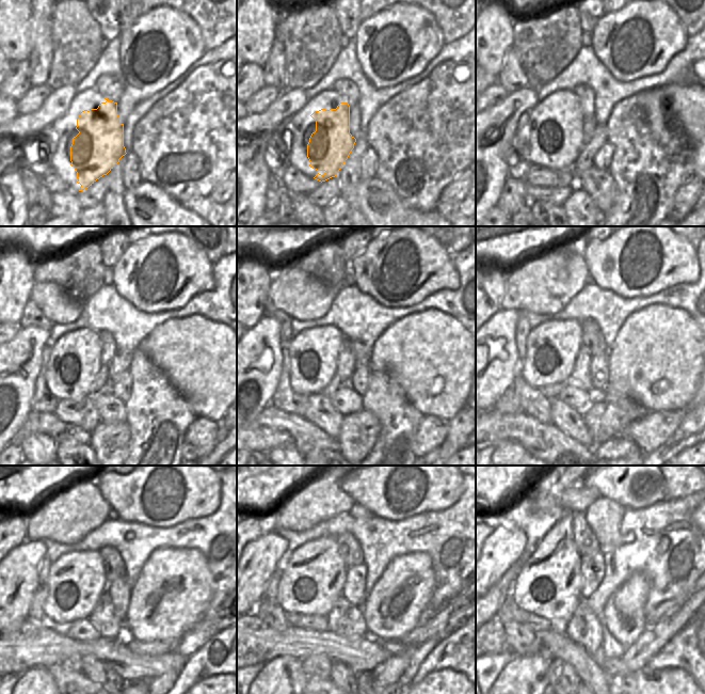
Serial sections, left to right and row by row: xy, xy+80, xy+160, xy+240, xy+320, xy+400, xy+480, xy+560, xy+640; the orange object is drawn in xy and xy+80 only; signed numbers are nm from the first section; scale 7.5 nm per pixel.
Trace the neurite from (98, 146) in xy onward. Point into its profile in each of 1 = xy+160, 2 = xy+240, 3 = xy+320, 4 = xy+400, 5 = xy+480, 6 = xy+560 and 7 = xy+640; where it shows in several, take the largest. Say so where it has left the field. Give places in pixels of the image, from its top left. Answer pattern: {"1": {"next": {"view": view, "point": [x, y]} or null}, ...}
{"1": {"next": {"view": "xy+160", "point": [566, 143]}}, "2": {"next": {"view": "xy+240", "point": [85, 366]}}, "3": {"next": {"view": "xy+320", "point": [323, 366]}}, "4": {"next": {"view": "xy+400", "point": [560, 351]}}, "5": {"next": {"view": "xy+480", "point": [80, 589]}}, "6": {"next": {"view": "xy+560", "point": [317, 589]}}, "7": {"next": {"view": "xy+640", "point": [542, 576]}}}

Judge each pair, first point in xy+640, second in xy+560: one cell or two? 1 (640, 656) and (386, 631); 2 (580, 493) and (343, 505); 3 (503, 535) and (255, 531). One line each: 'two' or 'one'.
1: two
2: one
3: two

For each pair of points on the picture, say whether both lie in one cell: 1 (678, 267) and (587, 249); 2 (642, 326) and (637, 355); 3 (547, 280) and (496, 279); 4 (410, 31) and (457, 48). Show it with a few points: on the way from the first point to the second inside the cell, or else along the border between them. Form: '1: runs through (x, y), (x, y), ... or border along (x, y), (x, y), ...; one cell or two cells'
1: runs through (656, 279), (646, 287), (629, 289), (609, 269); one cell
2: runs through (642, 333), (642, 347); one cell
3: border along (508, 272), (505, 295), (500, 303); two cells
4: border along (445, 44), (429, 63); two cells

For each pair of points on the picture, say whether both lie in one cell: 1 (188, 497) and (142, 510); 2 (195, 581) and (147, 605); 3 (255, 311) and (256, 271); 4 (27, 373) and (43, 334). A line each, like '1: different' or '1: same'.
1: same
2: same
3: same
4: same

